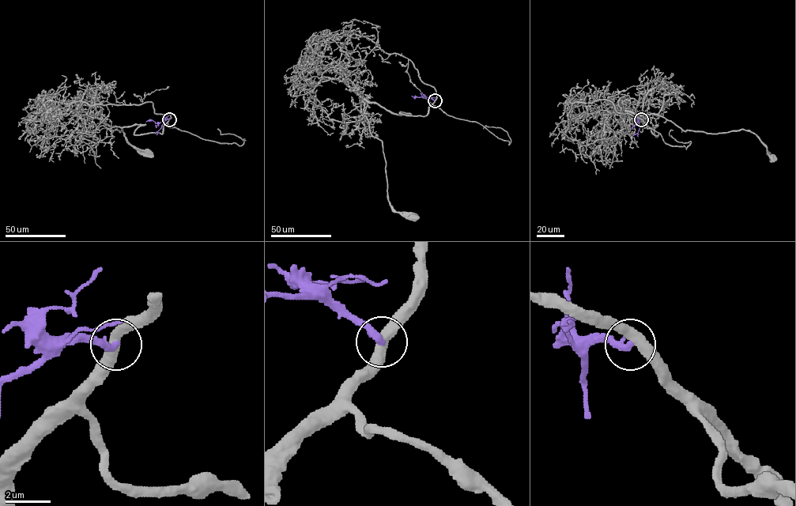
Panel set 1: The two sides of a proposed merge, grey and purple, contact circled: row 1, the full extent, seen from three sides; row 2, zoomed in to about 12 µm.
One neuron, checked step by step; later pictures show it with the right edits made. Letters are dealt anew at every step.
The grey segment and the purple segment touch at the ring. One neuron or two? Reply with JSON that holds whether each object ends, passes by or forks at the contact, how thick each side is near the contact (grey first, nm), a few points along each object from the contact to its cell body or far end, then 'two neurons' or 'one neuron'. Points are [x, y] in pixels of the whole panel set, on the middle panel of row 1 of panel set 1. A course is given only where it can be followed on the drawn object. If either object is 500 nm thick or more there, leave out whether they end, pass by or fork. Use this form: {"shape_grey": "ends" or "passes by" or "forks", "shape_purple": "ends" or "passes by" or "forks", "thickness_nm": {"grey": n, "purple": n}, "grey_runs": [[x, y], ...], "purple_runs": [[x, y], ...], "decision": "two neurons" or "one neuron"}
{"shape_grey": "passes by", "shape_purple": "ends", "thickness_nm": {"grey": 440, "purple": 320}, "grey_runs": [[435, 101], [427, 115], [413, 115], [390, 113], [363, 99], [369, 130], [382, 142], [389, 203], [413, 217]], "purple_runs": [[435, 100], [423, 96], [411, 96]], "decision": "two neurons"}

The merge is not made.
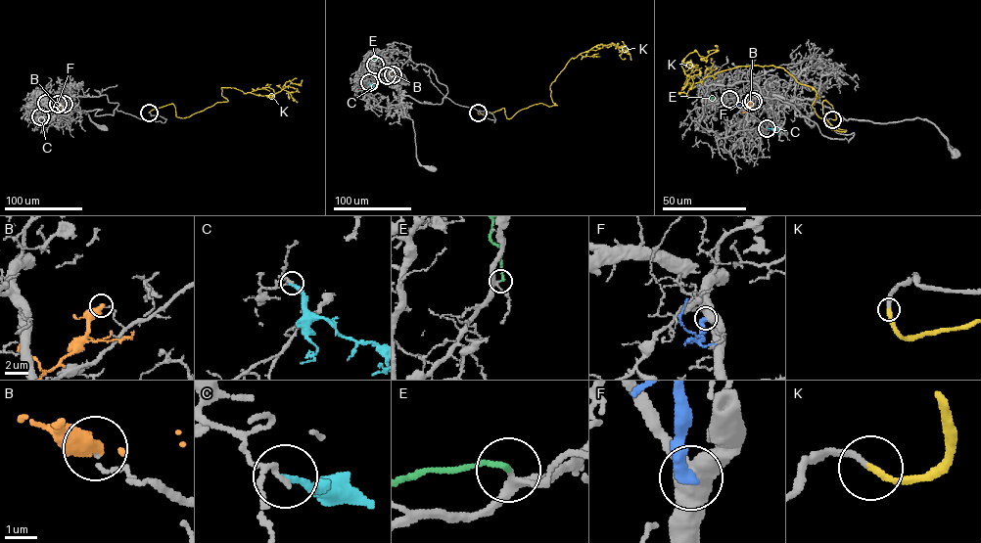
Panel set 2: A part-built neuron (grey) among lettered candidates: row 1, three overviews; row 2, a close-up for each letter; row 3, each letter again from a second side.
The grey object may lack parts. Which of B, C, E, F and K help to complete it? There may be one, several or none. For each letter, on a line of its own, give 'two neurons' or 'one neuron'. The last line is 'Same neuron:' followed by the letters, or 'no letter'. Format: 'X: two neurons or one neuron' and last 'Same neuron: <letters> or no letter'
B: two neurons
C: two neurons
E: two neurons
F: two neurons
K: one neuron
Same neuron: K

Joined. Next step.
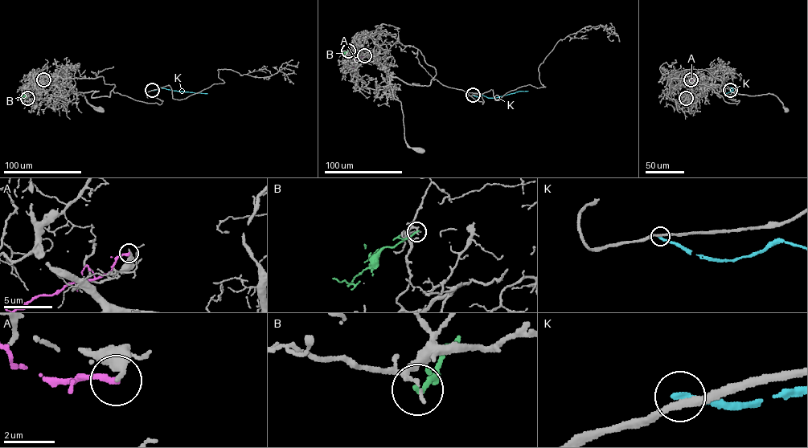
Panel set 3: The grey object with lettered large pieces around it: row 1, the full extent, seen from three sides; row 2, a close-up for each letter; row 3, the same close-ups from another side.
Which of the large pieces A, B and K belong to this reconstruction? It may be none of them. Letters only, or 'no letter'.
no letter

